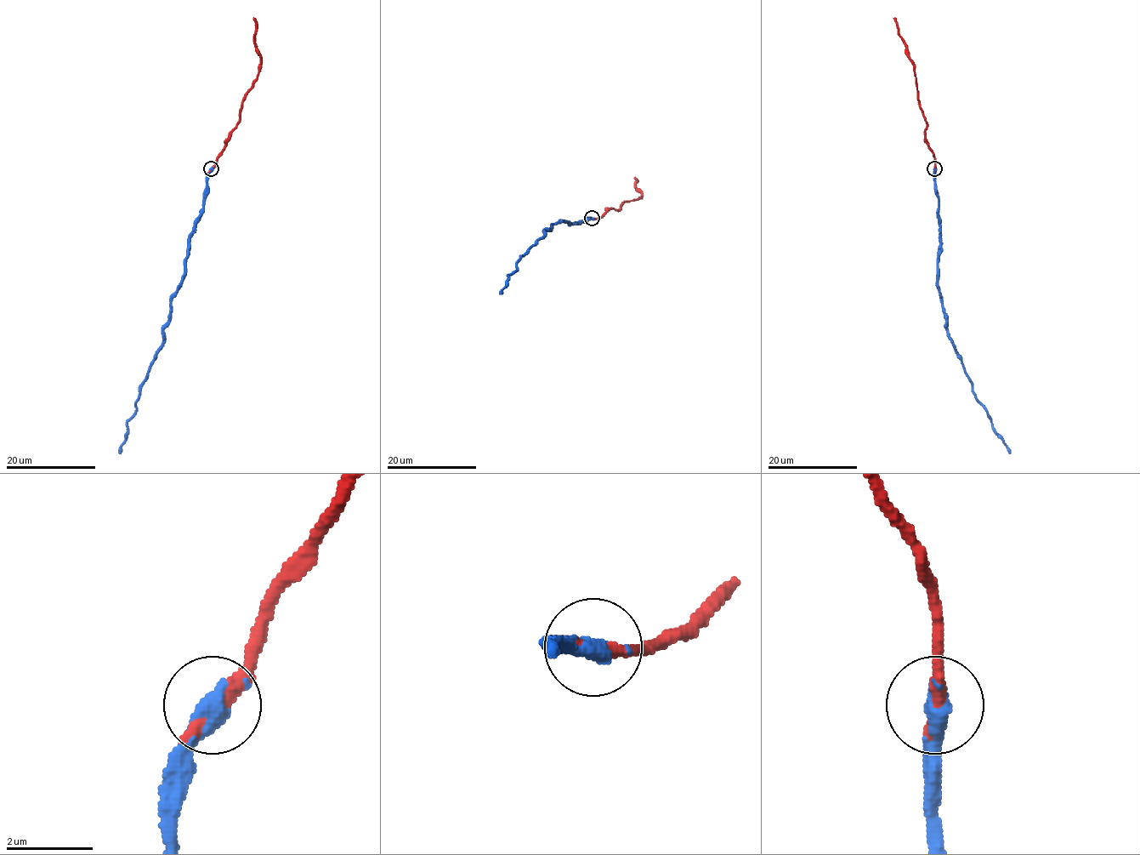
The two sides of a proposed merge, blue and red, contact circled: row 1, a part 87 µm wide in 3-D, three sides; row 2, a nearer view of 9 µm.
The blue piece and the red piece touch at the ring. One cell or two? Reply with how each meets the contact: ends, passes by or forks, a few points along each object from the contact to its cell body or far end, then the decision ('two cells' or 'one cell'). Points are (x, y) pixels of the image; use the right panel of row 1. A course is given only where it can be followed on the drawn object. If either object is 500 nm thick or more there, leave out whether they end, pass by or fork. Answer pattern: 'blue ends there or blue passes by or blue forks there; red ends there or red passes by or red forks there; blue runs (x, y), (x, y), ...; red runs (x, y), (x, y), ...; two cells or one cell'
blue ends there; red ends there; blue runs (934, 168), (940, 225), (938, 287), (948, 338), (972, 385), (975, 398), (1010, 453); red runs (934, 168), (934, 156), (927, 145), (927, 126), (920, 106), (913, 61), (909, 57), (893, 18); one cell

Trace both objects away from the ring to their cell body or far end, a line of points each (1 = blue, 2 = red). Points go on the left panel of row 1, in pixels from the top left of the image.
1: (212, 168), (203, 213), (190, 237), (185, 276), (171, 301), (161, 349), (127, 422), (119, 453)
2: (212, 168), (228, 133), (236, 126), (245, 93), (258, 71), (260, 57), (253, 18)

